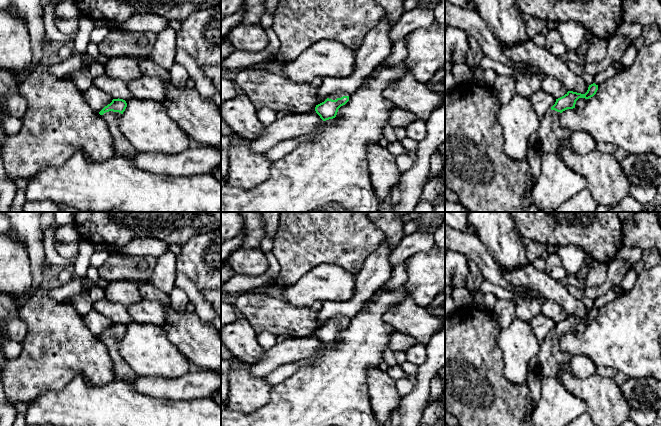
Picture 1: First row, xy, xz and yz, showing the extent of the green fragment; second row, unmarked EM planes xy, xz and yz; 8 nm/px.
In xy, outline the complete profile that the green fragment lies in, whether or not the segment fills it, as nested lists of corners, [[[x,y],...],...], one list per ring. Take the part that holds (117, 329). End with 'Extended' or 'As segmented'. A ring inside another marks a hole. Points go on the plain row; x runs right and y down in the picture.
[[[119,322],[113,323],[110,328],[99,336],[99,338],[104,342],[113,362],[115,377],[122,380],[133,380],[137,375],[119,353],[119,343],[126,331],[127,327],[125,324]]]. Extended

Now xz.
[[[338,316],[316,329],[315,335],[323,345],[336,341],[338,333],[349,325],[349,317]]]. Extended

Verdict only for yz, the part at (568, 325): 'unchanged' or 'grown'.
grown

